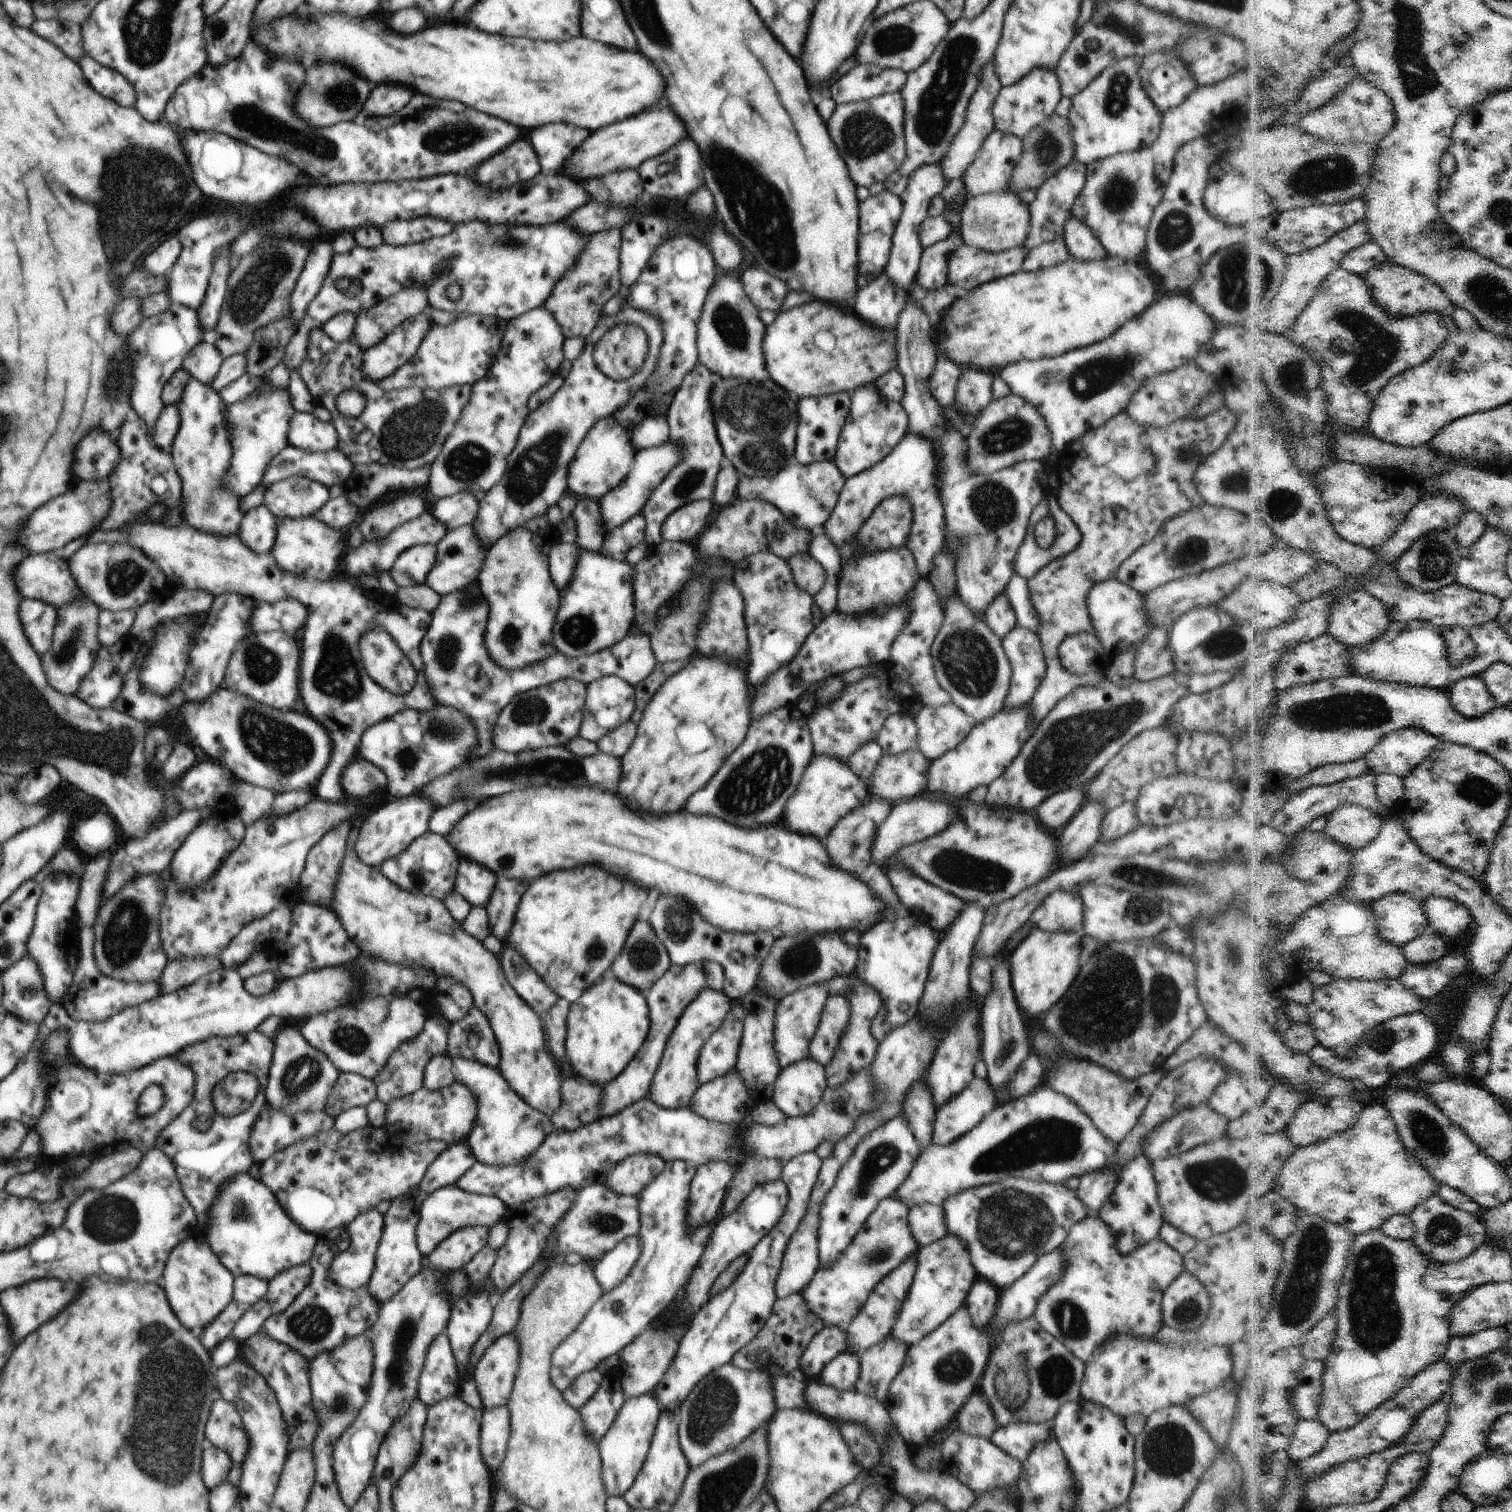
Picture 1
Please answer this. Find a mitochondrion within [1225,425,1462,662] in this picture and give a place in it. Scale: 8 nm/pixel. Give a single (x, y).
(1436, 554)

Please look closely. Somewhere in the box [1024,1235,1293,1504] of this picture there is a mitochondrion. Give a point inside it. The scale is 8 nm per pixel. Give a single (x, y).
(1170, 1447)

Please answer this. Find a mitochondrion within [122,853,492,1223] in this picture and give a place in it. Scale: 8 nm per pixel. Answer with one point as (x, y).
(303, 1073)

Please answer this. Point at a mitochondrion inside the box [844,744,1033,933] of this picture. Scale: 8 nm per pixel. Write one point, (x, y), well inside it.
(962, 871)

